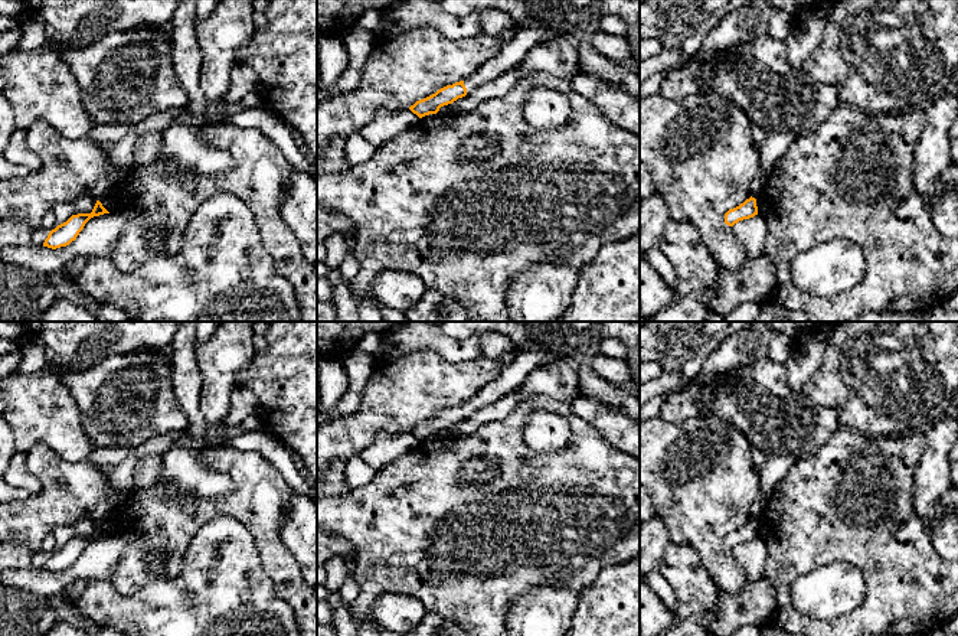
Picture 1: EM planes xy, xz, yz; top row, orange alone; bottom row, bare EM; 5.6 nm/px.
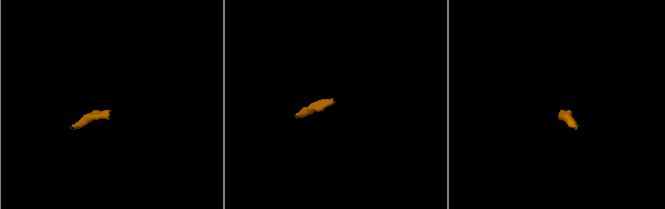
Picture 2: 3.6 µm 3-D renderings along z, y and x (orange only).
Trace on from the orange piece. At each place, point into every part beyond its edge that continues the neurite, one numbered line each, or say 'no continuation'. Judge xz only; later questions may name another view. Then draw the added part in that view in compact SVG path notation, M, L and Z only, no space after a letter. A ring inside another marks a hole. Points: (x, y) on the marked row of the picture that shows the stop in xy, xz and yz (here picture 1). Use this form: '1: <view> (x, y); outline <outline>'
1: xz (549, 20); outline M560 3L537 6L536 20L516 29L513 39L501 48L496 58L464 79L467 94L516 68L533 48L549 42L553 35L566 37L579 35L576 22L565 16L563 7L566 6Z

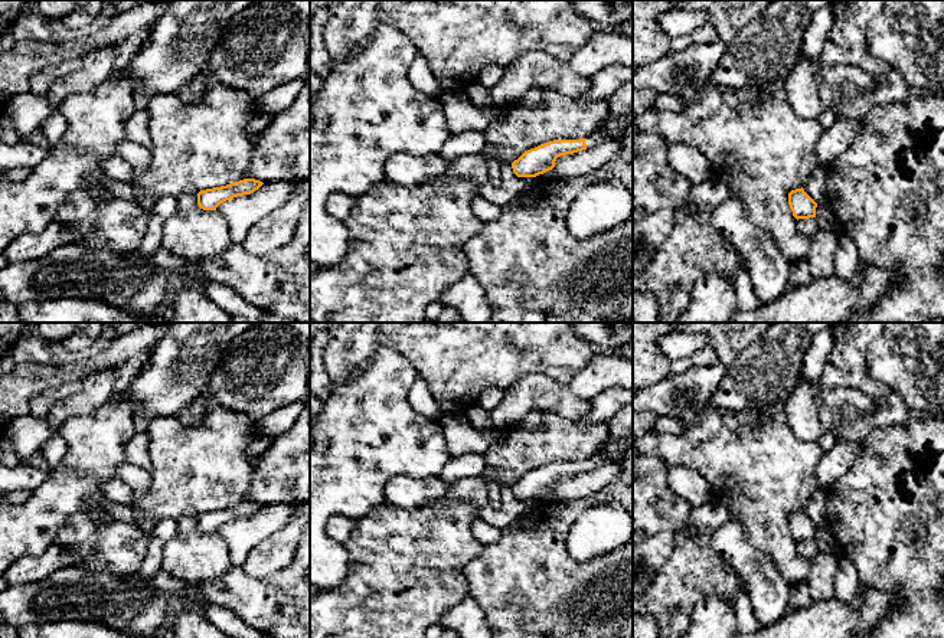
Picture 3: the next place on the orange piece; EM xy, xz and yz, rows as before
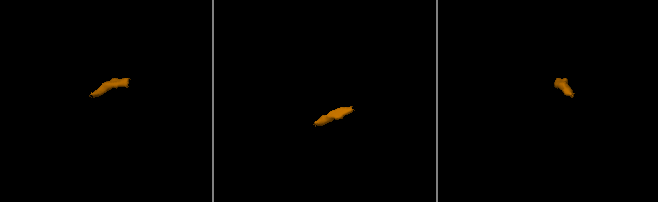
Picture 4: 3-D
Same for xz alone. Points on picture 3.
1: xz (597, 137); outline M595 131L592 135L585 138L587 148L598 145L604 141L607 141L607 137L601 131Z

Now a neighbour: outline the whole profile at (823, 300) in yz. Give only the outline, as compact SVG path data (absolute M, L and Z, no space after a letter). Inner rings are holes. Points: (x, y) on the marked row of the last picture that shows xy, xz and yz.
M859 264L860 285L852 287L837 275L811 278L774 302L752 311L736 310L725 323L846 323L869 311L896 281L896 271Z

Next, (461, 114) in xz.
M441 92L438 96L447 121L450 135L461 134L464 131L483 131L506 117L512 104L493 105L490 108L480 108L474 105L463 92Z

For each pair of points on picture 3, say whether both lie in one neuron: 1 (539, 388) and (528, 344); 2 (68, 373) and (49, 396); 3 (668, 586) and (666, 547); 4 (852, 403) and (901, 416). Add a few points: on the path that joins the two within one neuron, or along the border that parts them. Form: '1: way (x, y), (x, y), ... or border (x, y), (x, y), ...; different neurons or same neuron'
1: border (567, 383), (538, 373), (525, 373), (505, 388); different neurons
2: border (69, 382), (39, 391), (32, 398), (29, 408); different neurons
3: border (676, 535), (675, 550), (647, 588); different neurons
4: way (865, 409), (872, 418), (888, 416); same neuron

